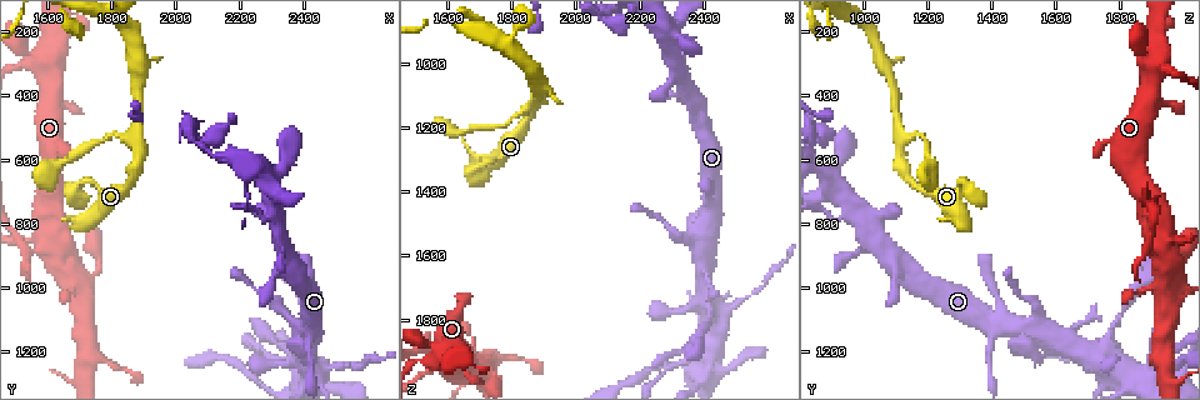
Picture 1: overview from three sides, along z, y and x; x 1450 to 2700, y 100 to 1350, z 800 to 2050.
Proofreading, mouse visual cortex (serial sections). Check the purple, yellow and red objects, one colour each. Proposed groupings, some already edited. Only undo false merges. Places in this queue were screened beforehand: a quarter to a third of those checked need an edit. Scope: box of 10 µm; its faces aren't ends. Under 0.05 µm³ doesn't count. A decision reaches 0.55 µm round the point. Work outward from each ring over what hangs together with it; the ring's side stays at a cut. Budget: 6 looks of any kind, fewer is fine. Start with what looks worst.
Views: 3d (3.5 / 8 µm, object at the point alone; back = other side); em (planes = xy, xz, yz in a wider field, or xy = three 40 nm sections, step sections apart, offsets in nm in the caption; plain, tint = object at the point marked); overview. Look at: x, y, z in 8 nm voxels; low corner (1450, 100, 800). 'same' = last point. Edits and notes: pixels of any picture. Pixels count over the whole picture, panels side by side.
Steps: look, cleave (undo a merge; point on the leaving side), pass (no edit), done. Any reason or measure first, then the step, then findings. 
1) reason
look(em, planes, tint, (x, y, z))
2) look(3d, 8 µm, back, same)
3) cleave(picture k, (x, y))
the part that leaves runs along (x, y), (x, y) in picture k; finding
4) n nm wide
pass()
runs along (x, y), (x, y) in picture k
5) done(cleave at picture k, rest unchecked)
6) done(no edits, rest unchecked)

sharp bend
look(3d, 3.5 µm, (1580, 880, 1900))

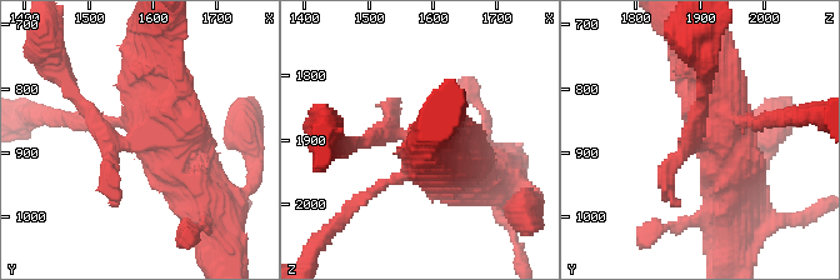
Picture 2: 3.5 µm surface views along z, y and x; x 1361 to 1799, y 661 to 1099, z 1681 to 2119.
need the tissue
look(em, xy, step 3, tint, (1575, 880, 1905))

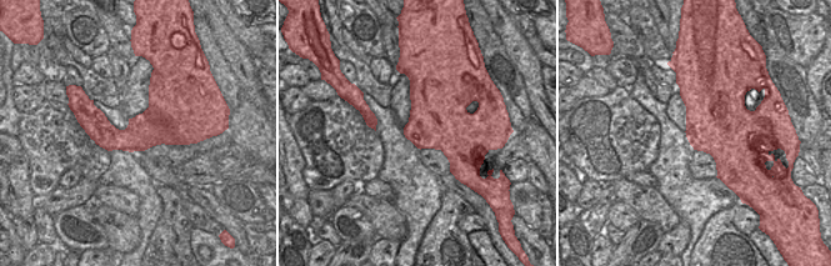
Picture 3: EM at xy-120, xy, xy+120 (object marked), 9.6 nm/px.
pass()
runs along (154, 38), (150, 119), (200, 188) in picture 2; all the same cell

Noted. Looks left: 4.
thin neck
look(3d, 3.5 µm, (2400, 1130, 1540))

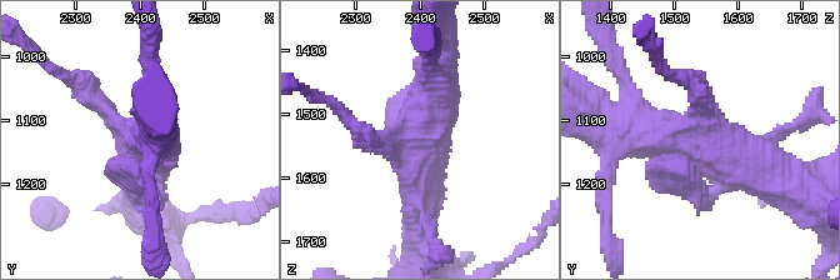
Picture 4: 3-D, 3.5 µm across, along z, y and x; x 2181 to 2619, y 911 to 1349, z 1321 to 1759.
shape alone is not enough
look(em, planes, tint, (2410, 1135, 1540))

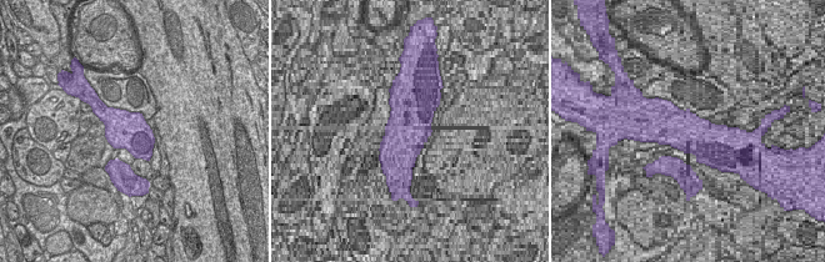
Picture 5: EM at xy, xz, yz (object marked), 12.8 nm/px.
pass()
runs along (599, 124), (675, 135), (753, 165) in picture 4; one cell here

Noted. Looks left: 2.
a fork
look(em, xy, step 2, tint, (1720, 1220, 1940))

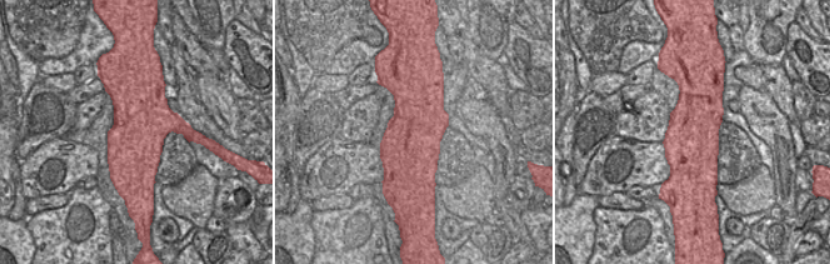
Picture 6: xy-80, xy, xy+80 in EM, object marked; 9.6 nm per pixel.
look(3d, 3.5 µm, same)

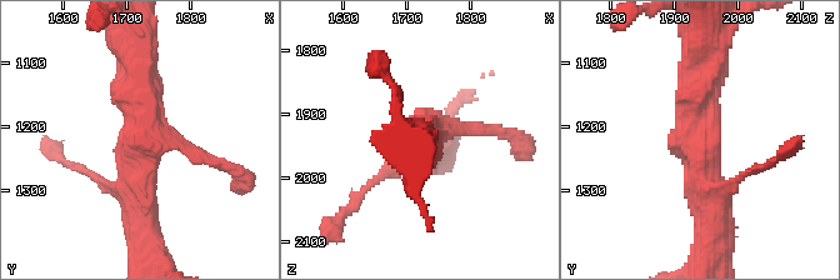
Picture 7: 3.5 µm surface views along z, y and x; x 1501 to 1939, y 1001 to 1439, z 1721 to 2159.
pass()
continuous, no second cell

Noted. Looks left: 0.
done(no edits, rest unchecked)

